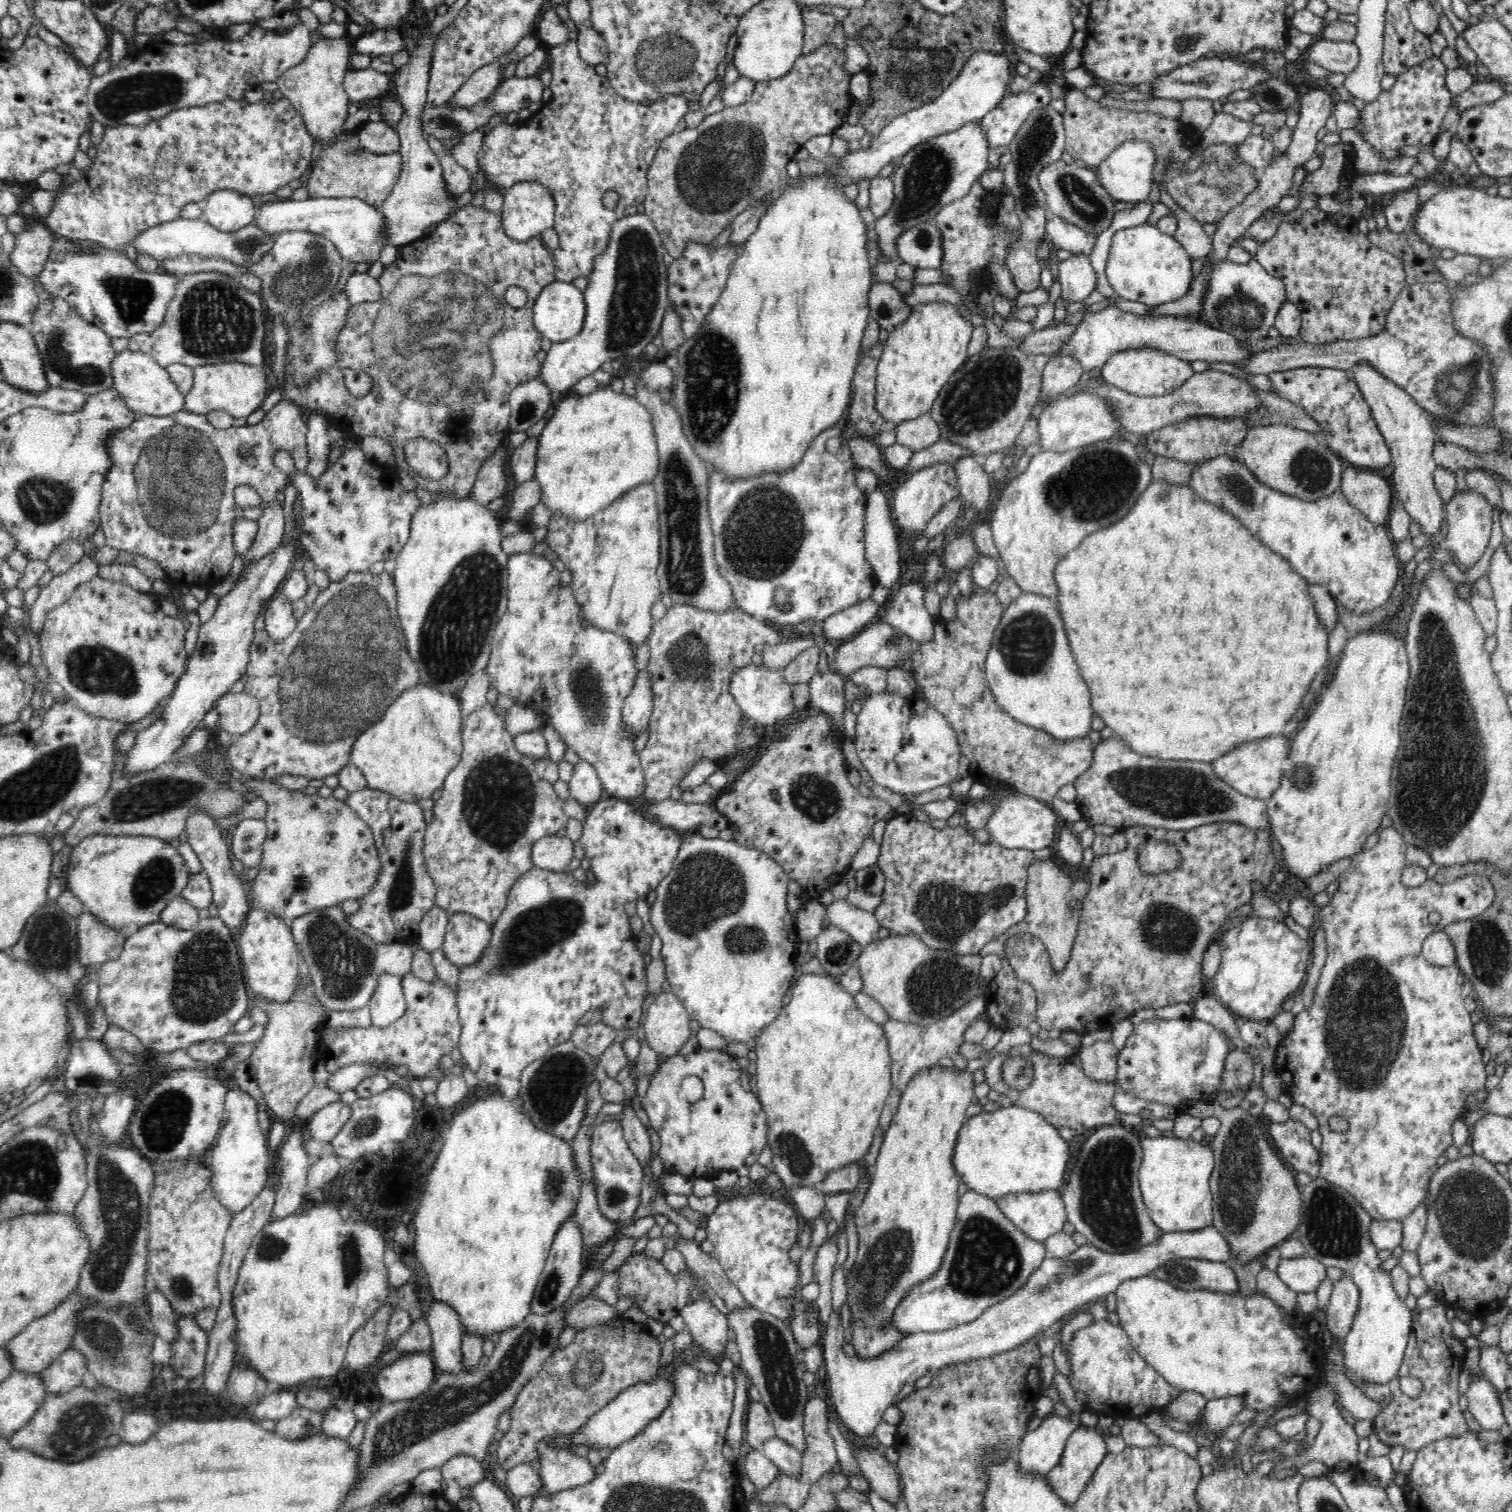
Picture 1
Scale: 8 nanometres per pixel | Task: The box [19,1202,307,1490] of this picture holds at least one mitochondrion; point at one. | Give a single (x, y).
(79, 1428)

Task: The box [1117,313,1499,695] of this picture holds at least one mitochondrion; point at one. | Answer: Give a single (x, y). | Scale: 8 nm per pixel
(1460, 386)

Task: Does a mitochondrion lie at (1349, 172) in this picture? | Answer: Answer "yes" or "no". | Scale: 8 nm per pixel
no

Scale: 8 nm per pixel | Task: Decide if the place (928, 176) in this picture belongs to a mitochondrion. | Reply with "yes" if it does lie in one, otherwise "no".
yes

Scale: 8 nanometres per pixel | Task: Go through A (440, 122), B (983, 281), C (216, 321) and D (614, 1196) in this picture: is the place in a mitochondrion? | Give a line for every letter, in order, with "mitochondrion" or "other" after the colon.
A: mitochondrion
B: other
C: mitochondrion
D: mitochondrion

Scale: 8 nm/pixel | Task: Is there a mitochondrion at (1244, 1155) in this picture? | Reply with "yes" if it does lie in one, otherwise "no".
yes

